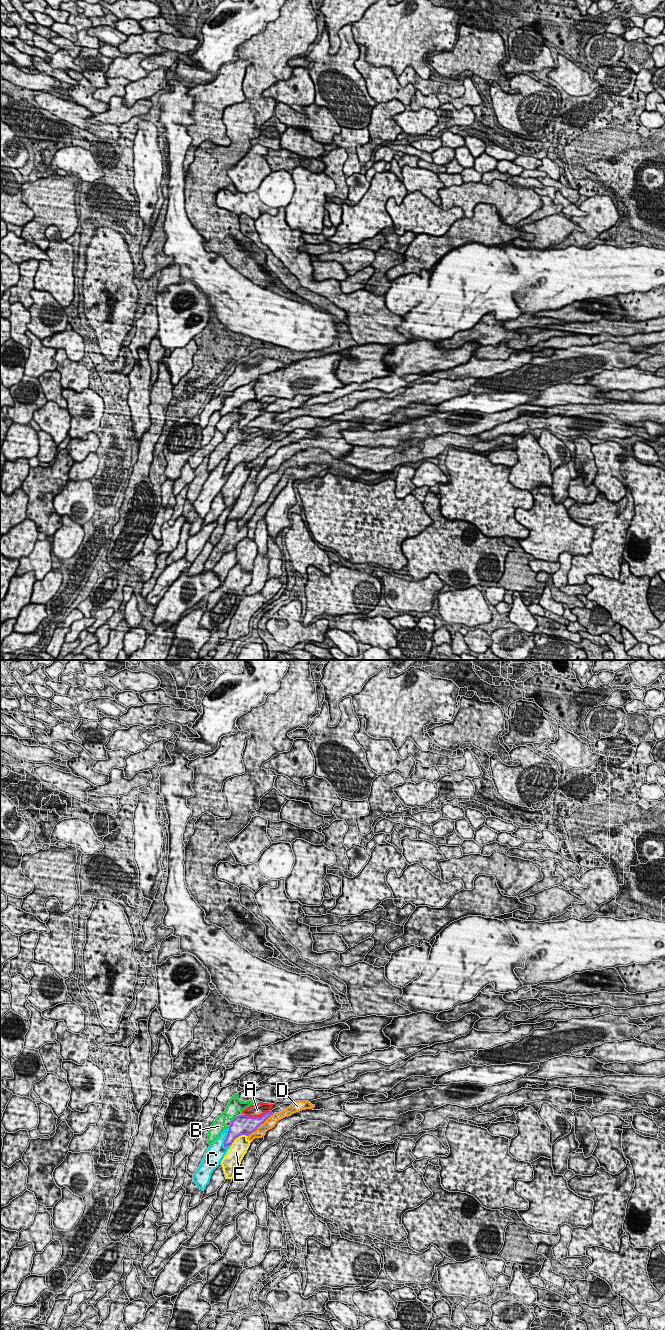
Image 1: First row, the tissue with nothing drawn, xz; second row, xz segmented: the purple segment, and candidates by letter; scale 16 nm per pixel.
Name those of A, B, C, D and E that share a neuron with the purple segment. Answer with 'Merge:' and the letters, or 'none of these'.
Merge: A

